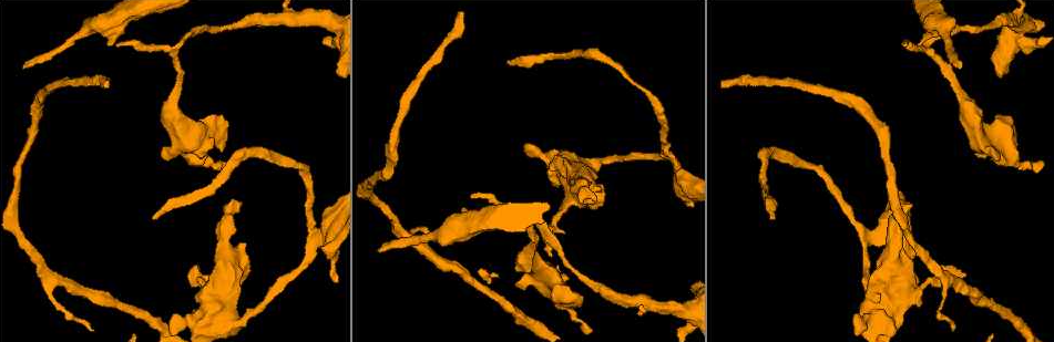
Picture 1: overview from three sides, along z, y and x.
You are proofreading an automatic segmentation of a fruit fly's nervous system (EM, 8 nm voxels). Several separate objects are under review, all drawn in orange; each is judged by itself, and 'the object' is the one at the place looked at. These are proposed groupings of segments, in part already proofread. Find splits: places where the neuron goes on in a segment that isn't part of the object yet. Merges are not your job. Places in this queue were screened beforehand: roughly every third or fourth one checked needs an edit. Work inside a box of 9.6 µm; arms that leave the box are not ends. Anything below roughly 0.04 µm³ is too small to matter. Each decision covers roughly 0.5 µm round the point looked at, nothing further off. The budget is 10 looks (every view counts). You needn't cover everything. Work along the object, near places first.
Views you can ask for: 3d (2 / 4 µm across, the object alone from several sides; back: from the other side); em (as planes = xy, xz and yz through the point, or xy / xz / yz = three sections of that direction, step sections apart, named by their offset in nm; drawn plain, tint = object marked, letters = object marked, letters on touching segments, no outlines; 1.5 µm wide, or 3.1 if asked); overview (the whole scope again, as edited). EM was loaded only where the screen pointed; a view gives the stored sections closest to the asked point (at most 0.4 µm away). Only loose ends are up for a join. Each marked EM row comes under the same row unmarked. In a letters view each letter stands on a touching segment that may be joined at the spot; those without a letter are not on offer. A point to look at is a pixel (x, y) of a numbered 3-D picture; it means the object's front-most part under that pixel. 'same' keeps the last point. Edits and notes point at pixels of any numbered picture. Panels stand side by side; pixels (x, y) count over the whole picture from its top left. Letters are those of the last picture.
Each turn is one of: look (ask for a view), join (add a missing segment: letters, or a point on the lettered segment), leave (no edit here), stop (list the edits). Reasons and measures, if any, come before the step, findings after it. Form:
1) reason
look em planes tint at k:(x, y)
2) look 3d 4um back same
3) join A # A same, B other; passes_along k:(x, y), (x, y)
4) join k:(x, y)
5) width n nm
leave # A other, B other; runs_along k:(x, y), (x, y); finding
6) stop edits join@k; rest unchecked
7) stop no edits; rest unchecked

end of a long branch
look 3d 4um at 1:(771, 219)

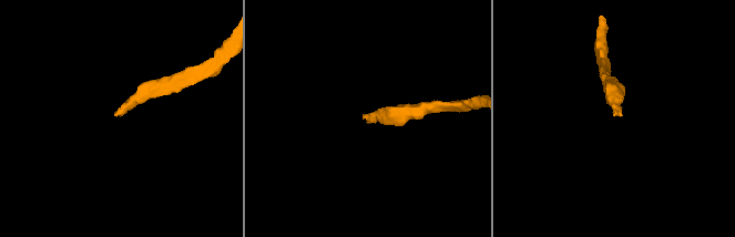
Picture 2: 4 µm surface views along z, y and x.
look em xz step 8 letters at 2:(363, 117)

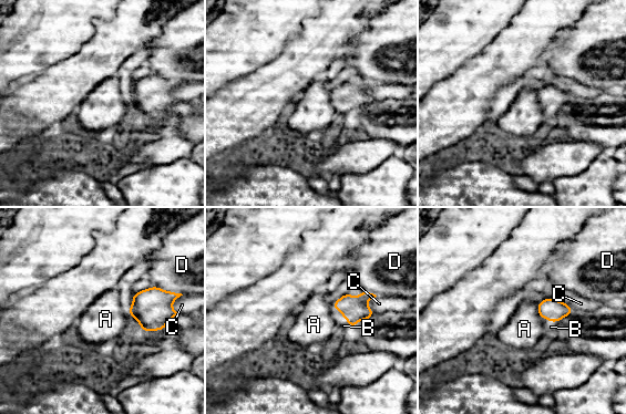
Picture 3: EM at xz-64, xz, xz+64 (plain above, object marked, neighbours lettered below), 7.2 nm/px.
join B # A other, B same, C other, D other; passes_along 3:(353, 309), (342, 314), (344, 325); it goes on there

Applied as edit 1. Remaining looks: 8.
see it whole again
look overview

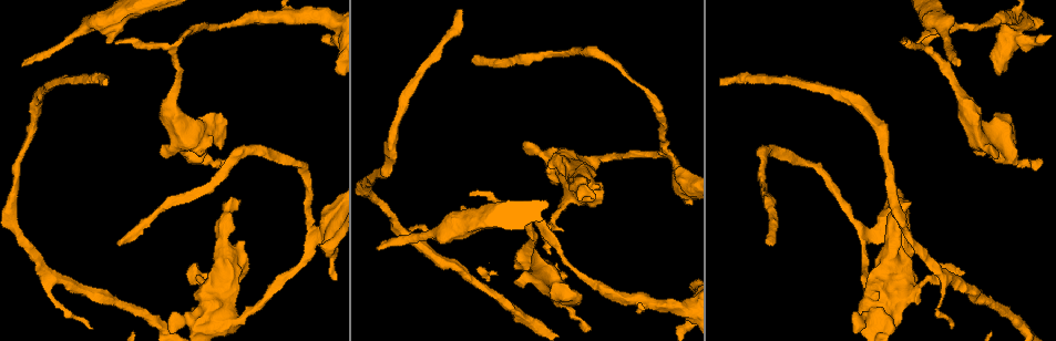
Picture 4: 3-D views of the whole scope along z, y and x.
branch stops here
look em xy step 4 letters at 4:(380, 249)

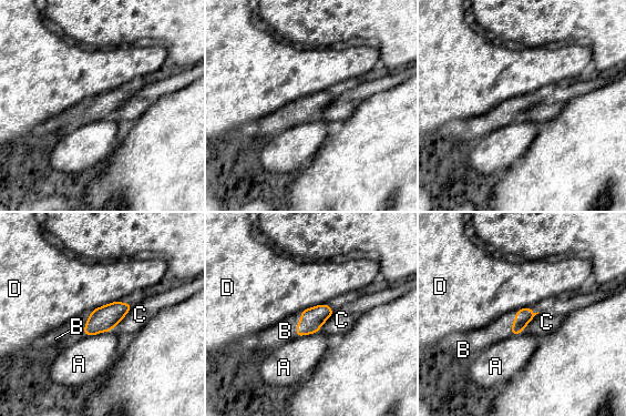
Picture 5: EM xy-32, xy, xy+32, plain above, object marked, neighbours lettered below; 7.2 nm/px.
look em planes letters same

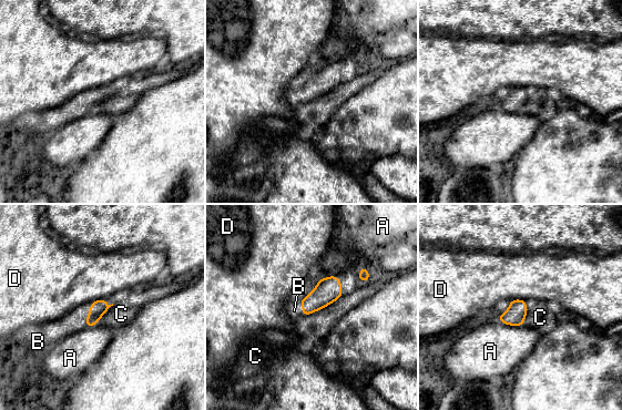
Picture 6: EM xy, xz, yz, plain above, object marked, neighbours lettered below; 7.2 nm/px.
join B # A other, B same, C other, D other; passes_along 6:(98, 309), (88, 315), (75, 320); the neuron continues

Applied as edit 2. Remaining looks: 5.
branch stops here
look em xy step 8 letters at 4:(963, 272)

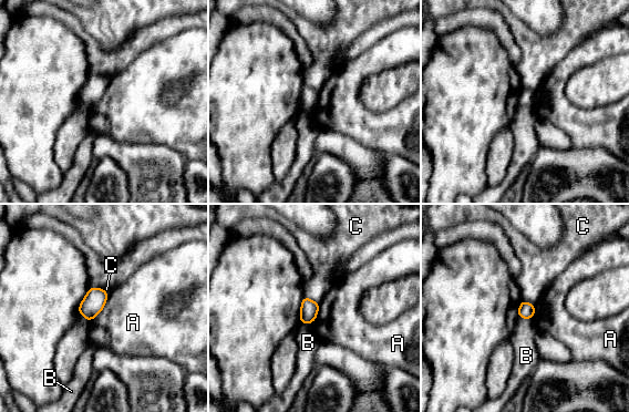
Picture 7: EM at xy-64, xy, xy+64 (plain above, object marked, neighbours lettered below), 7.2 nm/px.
cut it another way
look em planes letters same

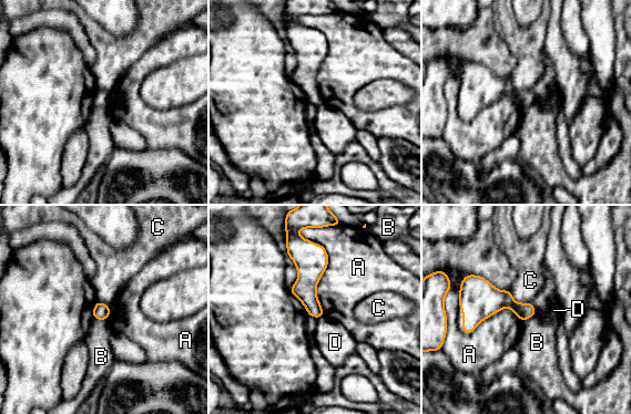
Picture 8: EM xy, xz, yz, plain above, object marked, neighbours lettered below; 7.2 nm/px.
leave # A other, B other, C other, D other; border 8:(321, 244), (324, 314); none of them fits

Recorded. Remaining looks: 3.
free end
look 3d 2um at 4:(239, 200)

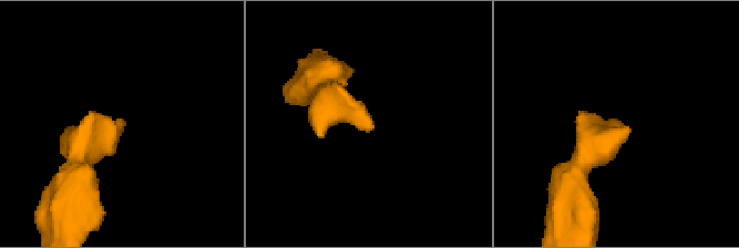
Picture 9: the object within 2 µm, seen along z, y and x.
look em planes letters at 9:(365, 130)

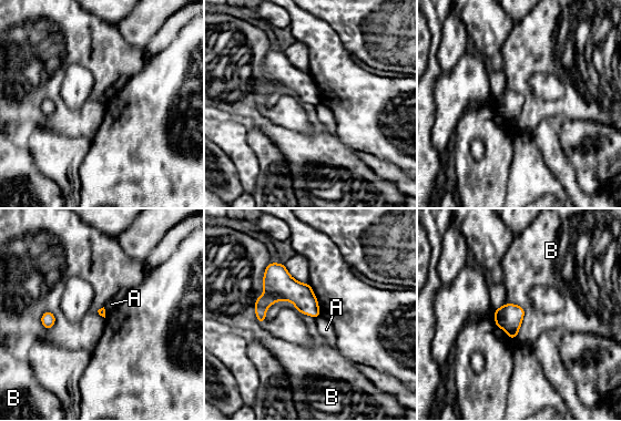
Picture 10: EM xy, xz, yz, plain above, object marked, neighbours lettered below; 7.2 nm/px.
leave # A other, B other; no lettered segment goes on from it

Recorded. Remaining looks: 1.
stop edits join@3, join@6; rest unchecked

